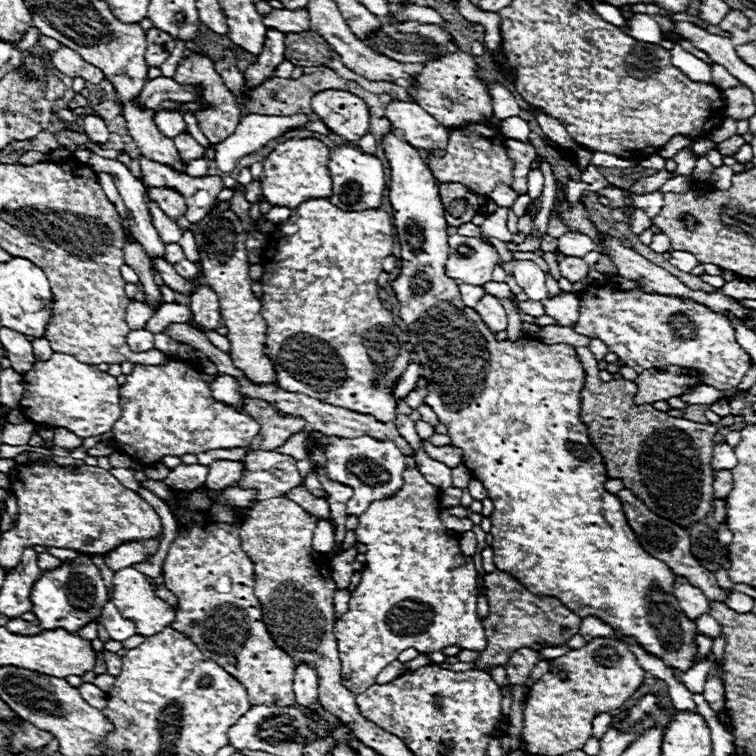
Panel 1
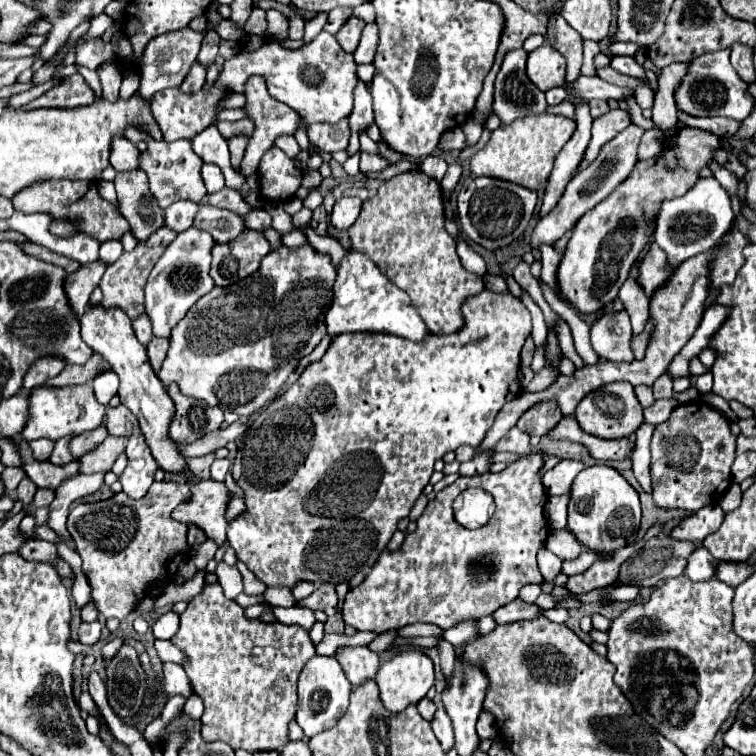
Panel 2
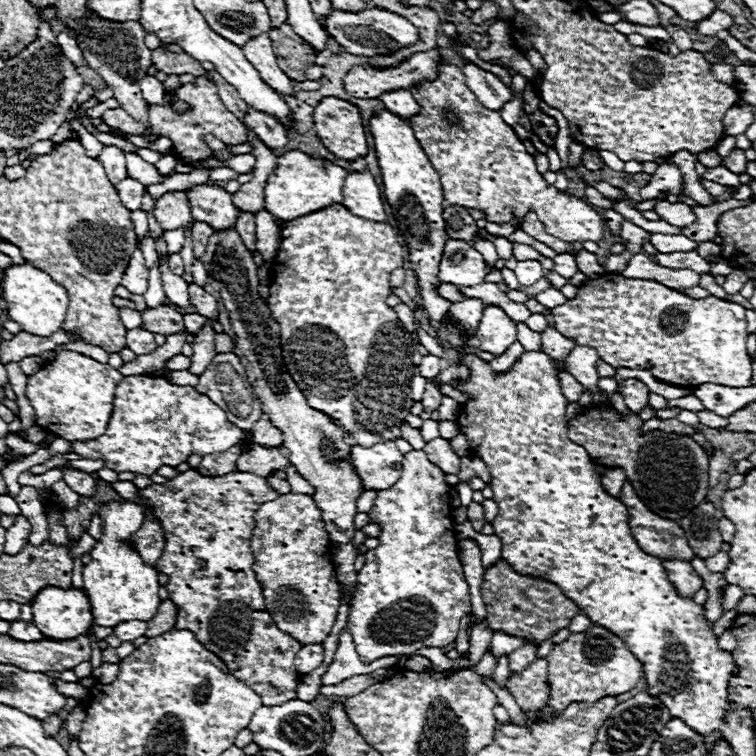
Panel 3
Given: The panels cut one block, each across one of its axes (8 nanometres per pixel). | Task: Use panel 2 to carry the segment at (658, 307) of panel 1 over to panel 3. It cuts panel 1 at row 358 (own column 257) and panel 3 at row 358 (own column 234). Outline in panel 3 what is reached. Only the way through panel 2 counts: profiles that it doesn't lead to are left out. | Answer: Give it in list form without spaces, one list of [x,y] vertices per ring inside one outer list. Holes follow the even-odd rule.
[[[602,274],[600,278],[588,278],[580,288],[578,288],[578,294],[574,300],[568,300],[564,306],[556,306],[552,310],[552,316],[554,316],[554,324],[556,324],[556,330],[562,332],[564,336],[576,340],[578,346],[590,346],[590,348],[596,348],[598,350],[598,356],[608,362],[610,366],[614,368],[634,368],[634,370],[650,370],[654,378],[662,380],[662,382],[668,382],[668,384],[674,384],[674,386],[684,386],[684,388],[692,388],[692,386],[698,386],[698,384],[718,384],[718,386],[732,386],[732,388],[742,388],[742,386],[750,386],[750,378],[752,378],[752,366],[750,366],[750,356],[746,352],[746,316],[744,316],[744,308],[740,304],[734,304],[734,302],[724,302],[716,296],[708,296],[708,298],[690,298],[690,296],[684,296],[672,288],[666,288],[662,286],[660,282],[654,282],[654,280],[632,280],[632,278],[624,278],[620,274]]]

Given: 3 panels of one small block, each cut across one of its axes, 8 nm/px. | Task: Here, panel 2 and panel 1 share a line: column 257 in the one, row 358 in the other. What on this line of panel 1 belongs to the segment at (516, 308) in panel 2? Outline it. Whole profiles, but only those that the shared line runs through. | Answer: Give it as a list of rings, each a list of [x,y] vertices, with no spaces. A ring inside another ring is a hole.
[[[394,132],[382,136],[382,148],[390,164],[388,198],[394,208],[392,216],[402,248],[400,276],[392,282],[400,302],[400,318],[408,324],[410,336],[416,338],[414,352],[428,380],[424,402],[448,428],[452,446],[462,450],[462,464],[484,484],[488,498],[494,502],[490,534],[494,538],[496,568],[518,578],[532,594],[554,596],[574,614],[582,618],[596,616],[620,634],[634,638],[648,654],[672,668],[674,674],[688,672],[696,664],[698,654],[696,622],[680,610],[672,594],[674,572],[640,546],[634,530],[626,522],[618,496],[604,488],[608,478],[606,466],[580,422],[584,370],[574,348],[568,344],[546,346],[526,336],[520,336],[518,342],[496,340],[484,326],[480,314],[464,306],[458,282],[446,276],[448,224],[432,170],[420,152]]]

